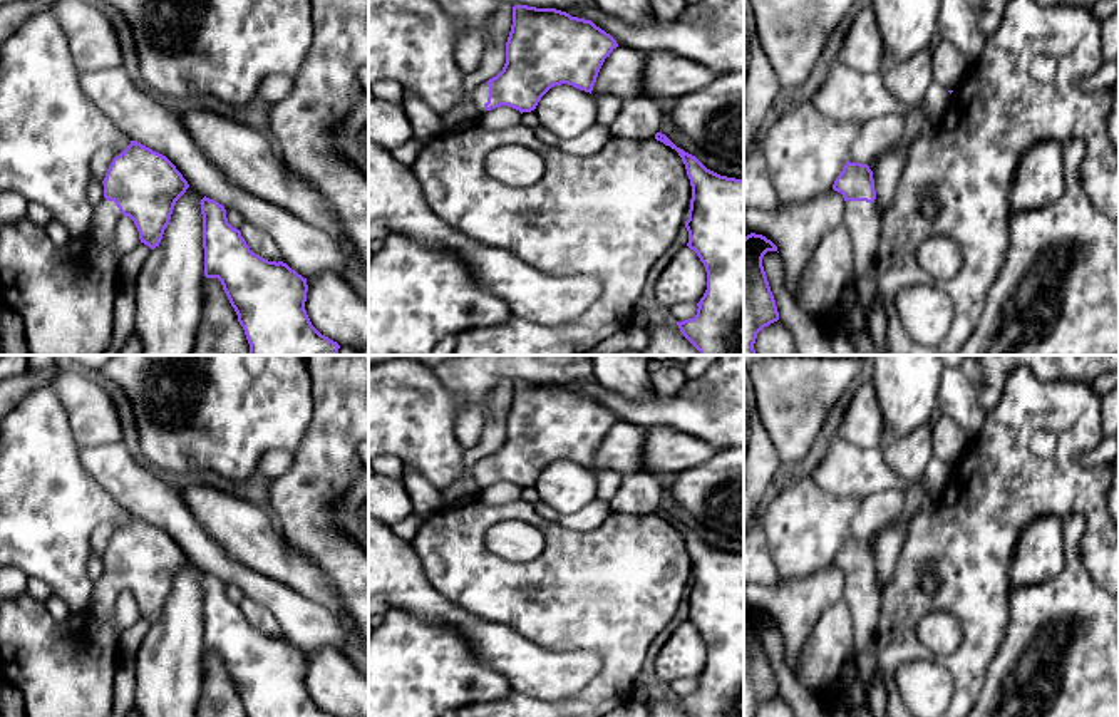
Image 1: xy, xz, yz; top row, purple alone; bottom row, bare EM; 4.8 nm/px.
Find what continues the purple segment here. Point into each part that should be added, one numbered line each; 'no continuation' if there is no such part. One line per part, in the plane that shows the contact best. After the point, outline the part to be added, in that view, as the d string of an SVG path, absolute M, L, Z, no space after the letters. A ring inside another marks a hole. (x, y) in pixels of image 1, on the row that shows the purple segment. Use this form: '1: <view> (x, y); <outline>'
1: xz (481, 92); M482 82L474 89L474 94L472 94L472 104L479 114L486 112L484 104L487 102L487 97L489 97L489 87L486 82Z

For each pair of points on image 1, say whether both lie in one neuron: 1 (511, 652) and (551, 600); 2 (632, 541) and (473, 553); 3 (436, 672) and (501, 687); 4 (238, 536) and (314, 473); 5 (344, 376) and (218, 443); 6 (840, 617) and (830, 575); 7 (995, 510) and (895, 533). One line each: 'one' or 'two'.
1: two
2: one
3: one
4: two
5: two
6: two
7: two

